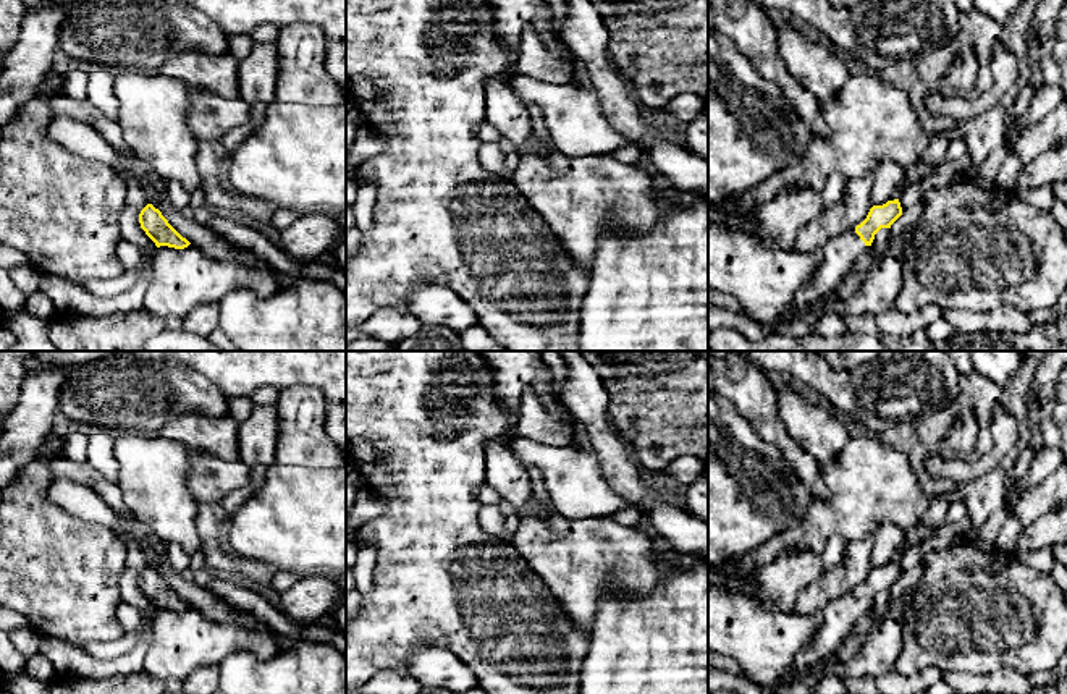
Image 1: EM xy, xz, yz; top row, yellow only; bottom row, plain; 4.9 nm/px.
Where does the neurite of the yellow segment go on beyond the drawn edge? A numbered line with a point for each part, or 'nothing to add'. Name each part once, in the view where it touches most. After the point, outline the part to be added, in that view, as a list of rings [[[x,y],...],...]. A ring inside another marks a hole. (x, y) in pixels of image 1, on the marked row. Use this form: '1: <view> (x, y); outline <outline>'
1: yz (836, 256); outline [[[846,230],[818,246],[813,252],[820,256],[820,265],[812,278],[799,290],[795,309],[807,311],[824,296],[836,291],[846,272],[865,248],[865,243],[855,230]]]

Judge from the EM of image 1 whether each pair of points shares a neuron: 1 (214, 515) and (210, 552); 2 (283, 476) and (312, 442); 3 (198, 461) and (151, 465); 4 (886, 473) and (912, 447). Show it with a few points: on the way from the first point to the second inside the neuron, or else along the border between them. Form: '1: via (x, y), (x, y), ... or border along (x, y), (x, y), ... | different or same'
1: via (210, 524), (210, 542) | same
2: border along (275, 463), (328, 468) | different
3: border along (188, 452), (186, 486), (196, 499) | different
4: border along (902, 447), (907, 463), (922, 487) | different

